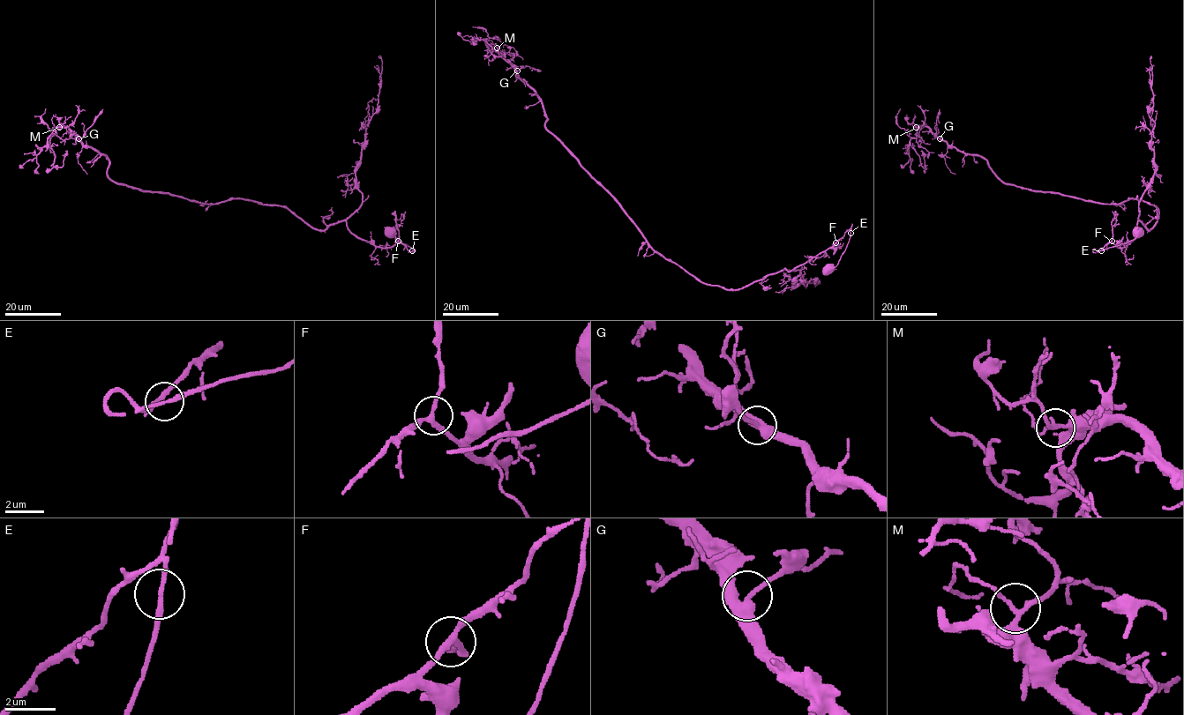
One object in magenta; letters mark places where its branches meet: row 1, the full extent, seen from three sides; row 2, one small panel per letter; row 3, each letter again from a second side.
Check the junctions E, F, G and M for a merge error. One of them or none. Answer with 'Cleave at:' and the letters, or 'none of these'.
Cleave at: none of these

